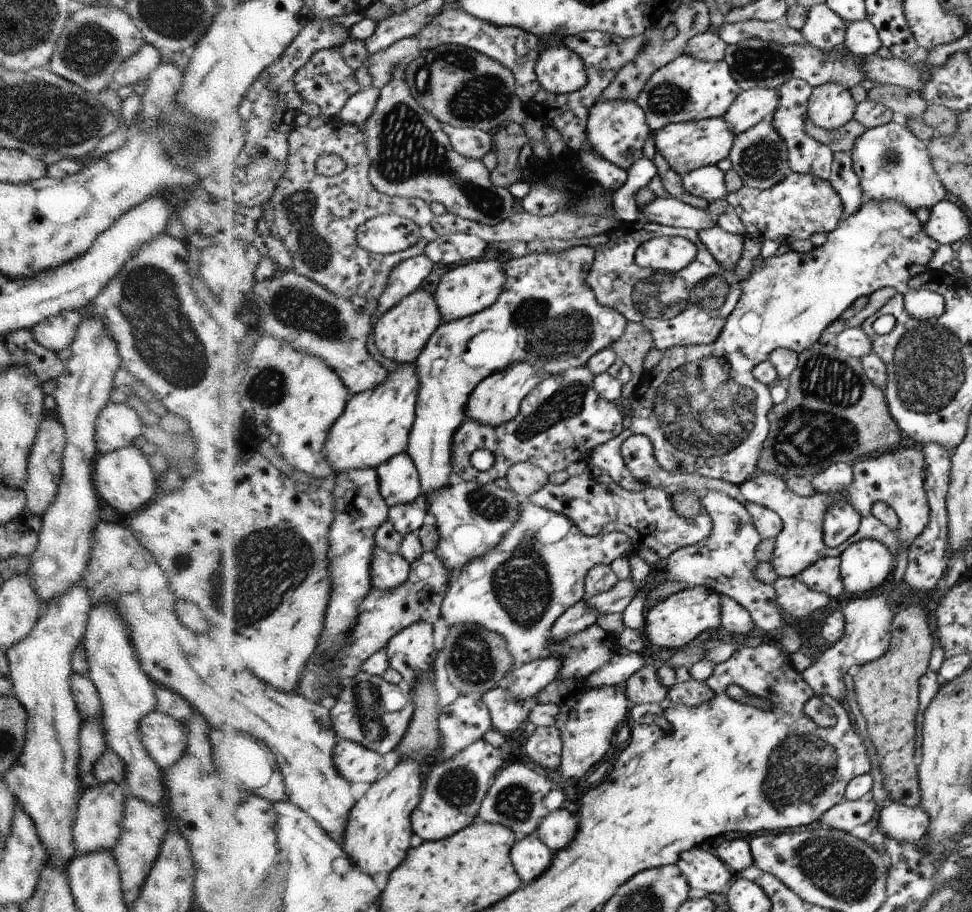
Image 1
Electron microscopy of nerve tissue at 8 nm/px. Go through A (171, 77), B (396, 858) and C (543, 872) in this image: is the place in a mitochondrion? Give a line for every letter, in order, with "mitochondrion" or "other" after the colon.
A: other
B: other
C: other

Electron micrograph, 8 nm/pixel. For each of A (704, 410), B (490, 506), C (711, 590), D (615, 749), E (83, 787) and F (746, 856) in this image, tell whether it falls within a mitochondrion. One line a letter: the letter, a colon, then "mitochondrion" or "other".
A: mitochondrion
B: mitochondrion
C: other
D: other
E: other
F: other

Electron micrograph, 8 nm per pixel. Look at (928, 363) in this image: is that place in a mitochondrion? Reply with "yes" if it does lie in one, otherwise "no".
yes

